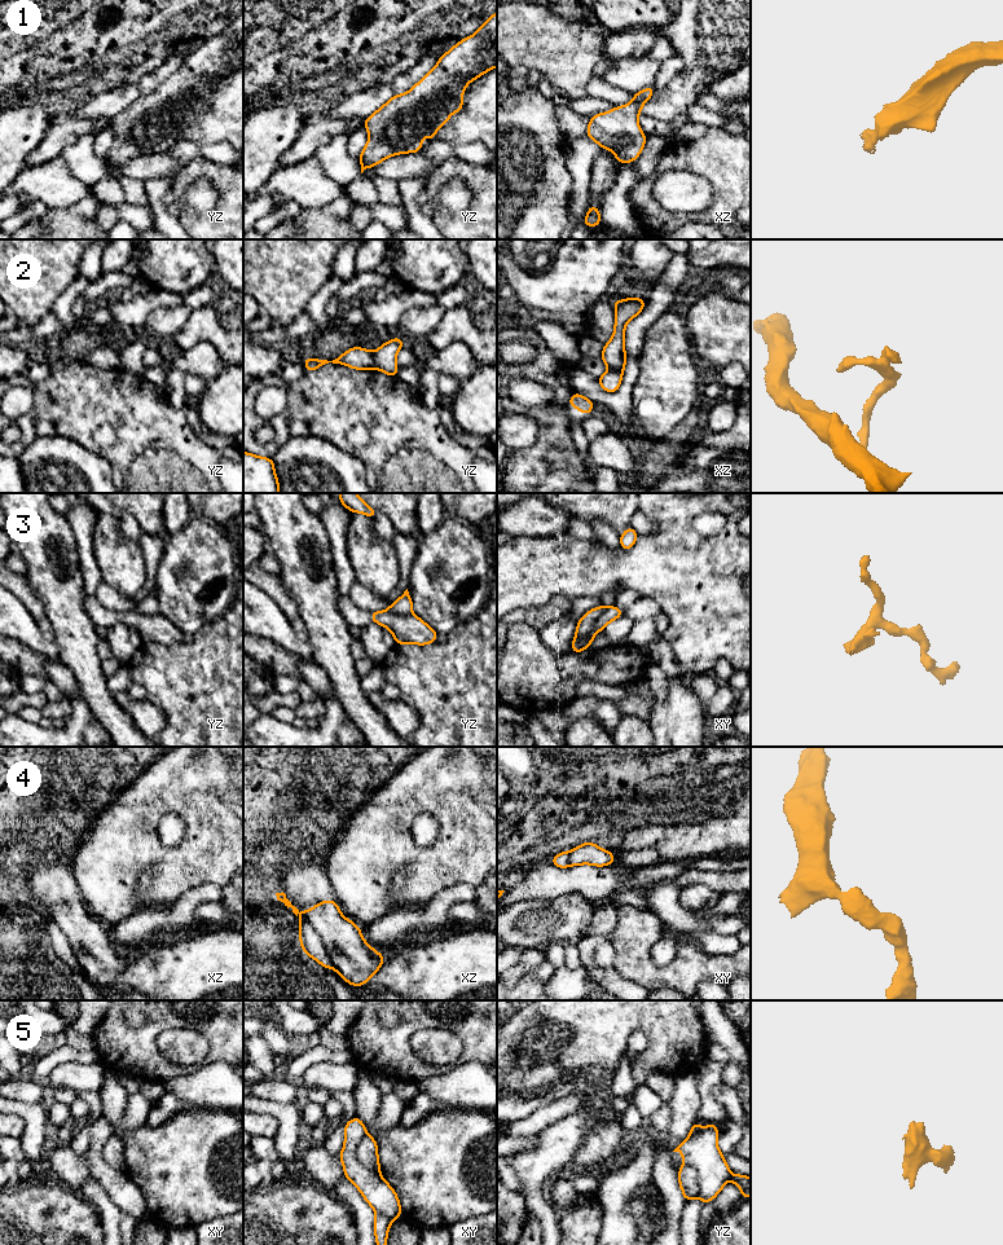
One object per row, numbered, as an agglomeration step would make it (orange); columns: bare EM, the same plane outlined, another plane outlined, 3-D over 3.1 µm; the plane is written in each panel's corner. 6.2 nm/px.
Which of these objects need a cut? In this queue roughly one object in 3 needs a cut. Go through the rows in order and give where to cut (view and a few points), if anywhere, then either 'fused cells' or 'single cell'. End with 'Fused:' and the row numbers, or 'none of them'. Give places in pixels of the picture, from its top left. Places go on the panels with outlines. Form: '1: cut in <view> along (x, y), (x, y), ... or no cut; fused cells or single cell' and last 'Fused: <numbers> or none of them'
1: no cut; single cell
2: cut in yz along (372, 352), (377, 368); fused cells
3: cut in xy along (605, 607), (594, 627), (581, 638), (575, 637); fused cells
4: cut in xz along (303, 915), (329, 950); fused cells
5: cut in xy along (366, 1133), (356, 1148), (356, 1158), (368, 1169), (378, 1173); fused cells
Fused: 2, 3, 4, 5

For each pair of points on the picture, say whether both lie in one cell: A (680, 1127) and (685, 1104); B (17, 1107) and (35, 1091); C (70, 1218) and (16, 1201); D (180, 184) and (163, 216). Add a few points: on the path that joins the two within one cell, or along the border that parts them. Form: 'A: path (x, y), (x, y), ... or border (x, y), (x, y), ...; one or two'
A: path (681, 1122), (685, 1109); one
B: border (13, 1099), (40, 1104); two
C: path (57, 1209), (49, 1204), (29, 1204); one
D: border (176, 175), (171, 188); two

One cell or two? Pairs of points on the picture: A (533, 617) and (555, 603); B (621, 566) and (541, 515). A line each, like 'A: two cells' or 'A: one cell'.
A: one cell
B: two cells

